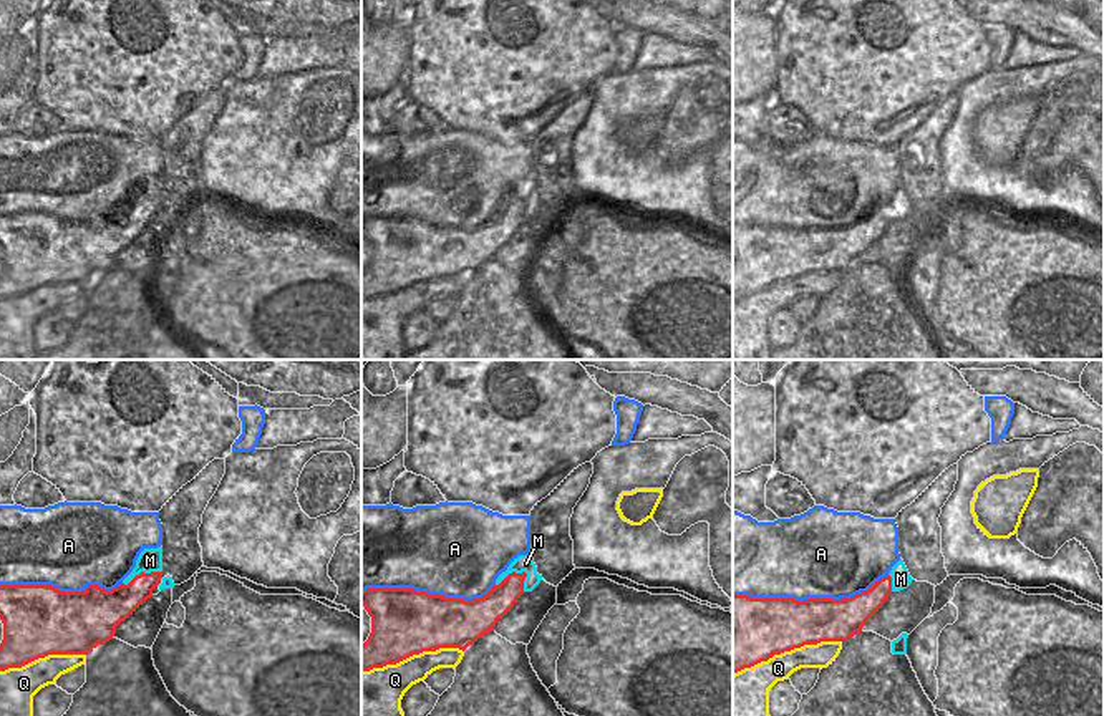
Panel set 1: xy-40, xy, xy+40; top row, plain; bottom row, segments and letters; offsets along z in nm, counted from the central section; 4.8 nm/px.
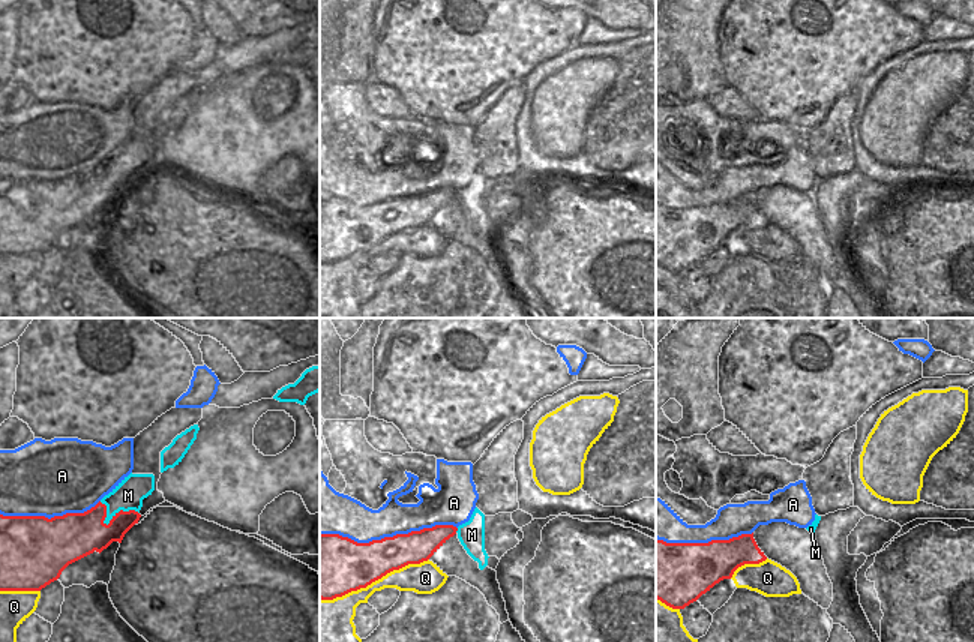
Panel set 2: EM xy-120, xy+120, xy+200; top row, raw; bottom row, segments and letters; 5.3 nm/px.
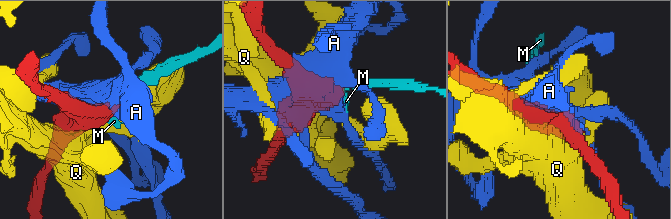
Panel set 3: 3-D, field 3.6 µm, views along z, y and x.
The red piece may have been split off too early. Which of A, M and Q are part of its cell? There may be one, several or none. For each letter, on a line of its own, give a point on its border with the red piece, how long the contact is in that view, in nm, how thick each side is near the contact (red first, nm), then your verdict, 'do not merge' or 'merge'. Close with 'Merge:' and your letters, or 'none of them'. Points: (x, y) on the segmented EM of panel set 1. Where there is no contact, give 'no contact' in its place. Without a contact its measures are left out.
A: contact xy+40 (809, 599); length 750 nm; calibres 280 and 440 nm; do not merge
M: contact xy (513, 572); length 170 nm; calibres 160 and 80 nm; merge
Q: contact xy+40 (786, 650); length 550 nm; calibres 360 and 190 nm; do not merge
Merge: M

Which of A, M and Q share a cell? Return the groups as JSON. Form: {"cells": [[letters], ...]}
{"cells": [["A"], ["M"], ["Q"]]}

